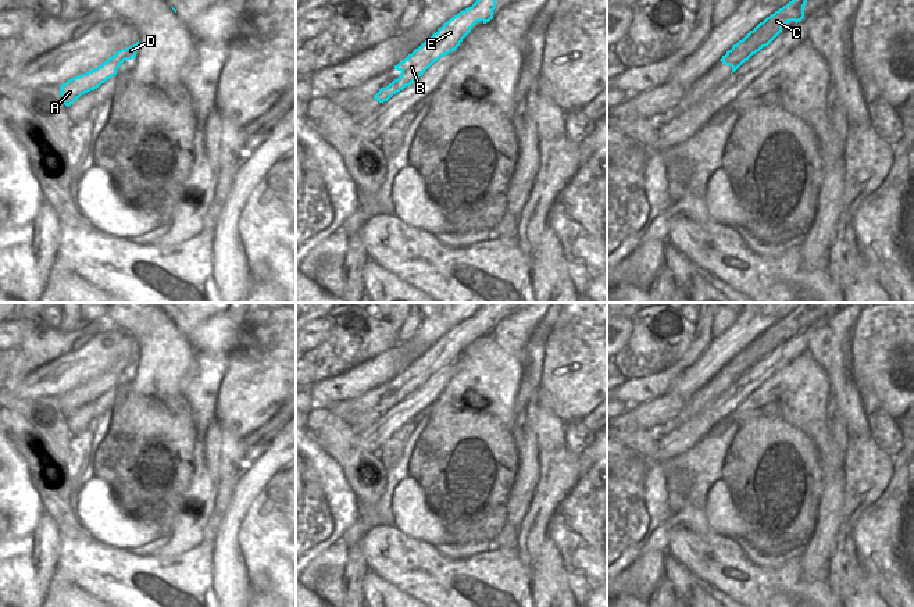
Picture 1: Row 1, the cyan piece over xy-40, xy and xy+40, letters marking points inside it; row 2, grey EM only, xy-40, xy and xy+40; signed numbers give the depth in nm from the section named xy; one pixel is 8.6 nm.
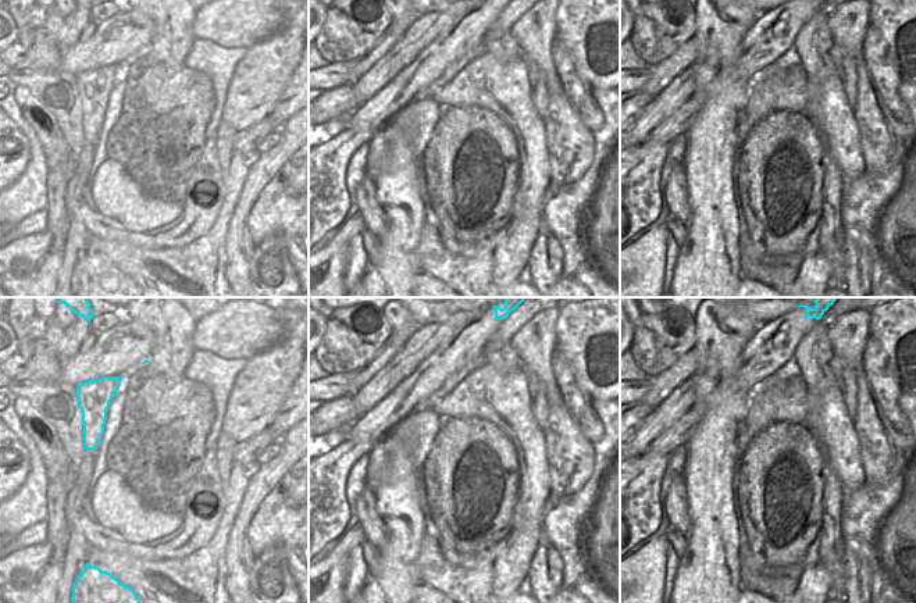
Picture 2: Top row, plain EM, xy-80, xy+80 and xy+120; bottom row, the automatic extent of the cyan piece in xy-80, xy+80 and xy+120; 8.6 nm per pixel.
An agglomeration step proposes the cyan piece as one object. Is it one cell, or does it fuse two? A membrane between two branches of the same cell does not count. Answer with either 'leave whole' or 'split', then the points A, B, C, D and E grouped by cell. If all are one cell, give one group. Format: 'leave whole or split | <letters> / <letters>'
split | A / B C D E

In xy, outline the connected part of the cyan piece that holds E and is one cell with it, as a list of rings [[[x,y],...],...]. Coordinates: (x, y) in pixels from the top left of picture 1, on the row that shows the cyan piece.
[[[476,0],[471,7],[450,18],[436,33],[394,65],[394,69],[400,71],[401,75],[393,82],[404,76],[408,81],[406,86],[410,86],[435,61],[456,50],[476,22],[486,24],[493,19],[495,8],[496,0]]]

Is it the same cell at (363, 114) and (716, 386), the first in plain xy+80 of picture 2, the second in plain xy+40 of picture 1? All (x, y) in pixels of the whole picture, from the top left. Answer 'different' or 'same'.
same

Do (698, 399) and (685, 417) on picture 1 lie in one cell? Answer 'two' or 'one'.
one

